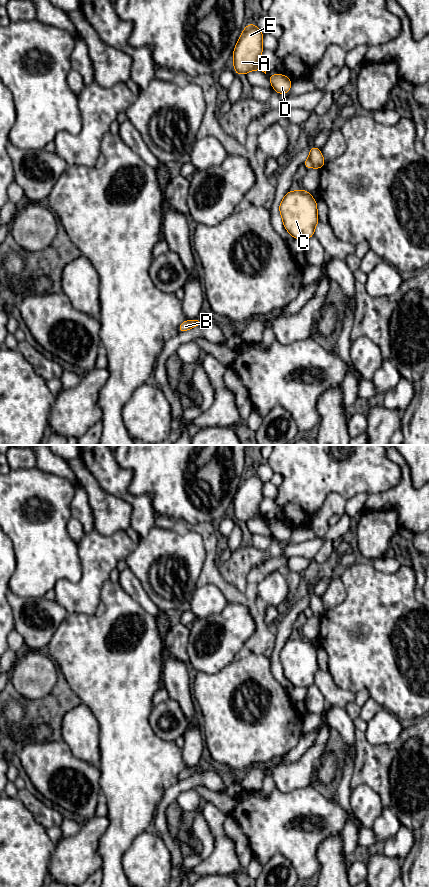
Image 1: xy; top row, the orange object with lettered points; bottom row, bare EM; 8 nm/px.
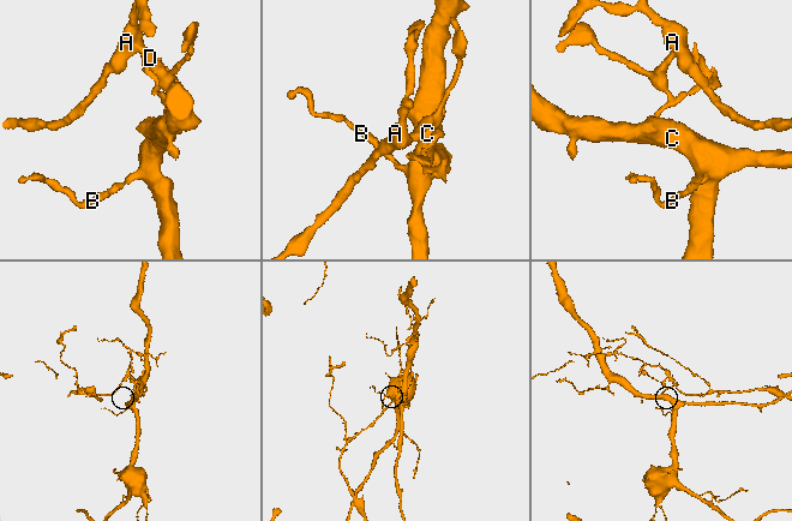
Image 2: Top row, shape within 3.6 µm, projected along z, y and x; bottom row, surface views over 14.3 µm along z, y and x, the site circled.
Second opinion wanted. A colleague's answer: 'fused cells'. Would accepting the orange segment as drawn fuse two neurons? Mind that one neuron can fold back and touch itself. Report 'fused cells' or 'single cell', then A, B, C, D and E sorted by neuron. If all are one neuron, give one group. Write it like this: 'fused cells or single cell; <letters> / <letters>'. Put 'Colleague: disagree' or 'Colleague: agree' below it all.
fused cells; A D E / B C
Colleague: agree

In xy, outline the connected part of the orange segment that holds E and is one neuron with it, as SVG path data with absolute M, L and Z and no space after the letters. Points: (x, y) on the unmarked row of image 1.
M254 471L245 475L233 499L235 523L246 523L253 518L261 518L266 522L266 517L259 510L260 503L264 498L263 485L264 482Z

